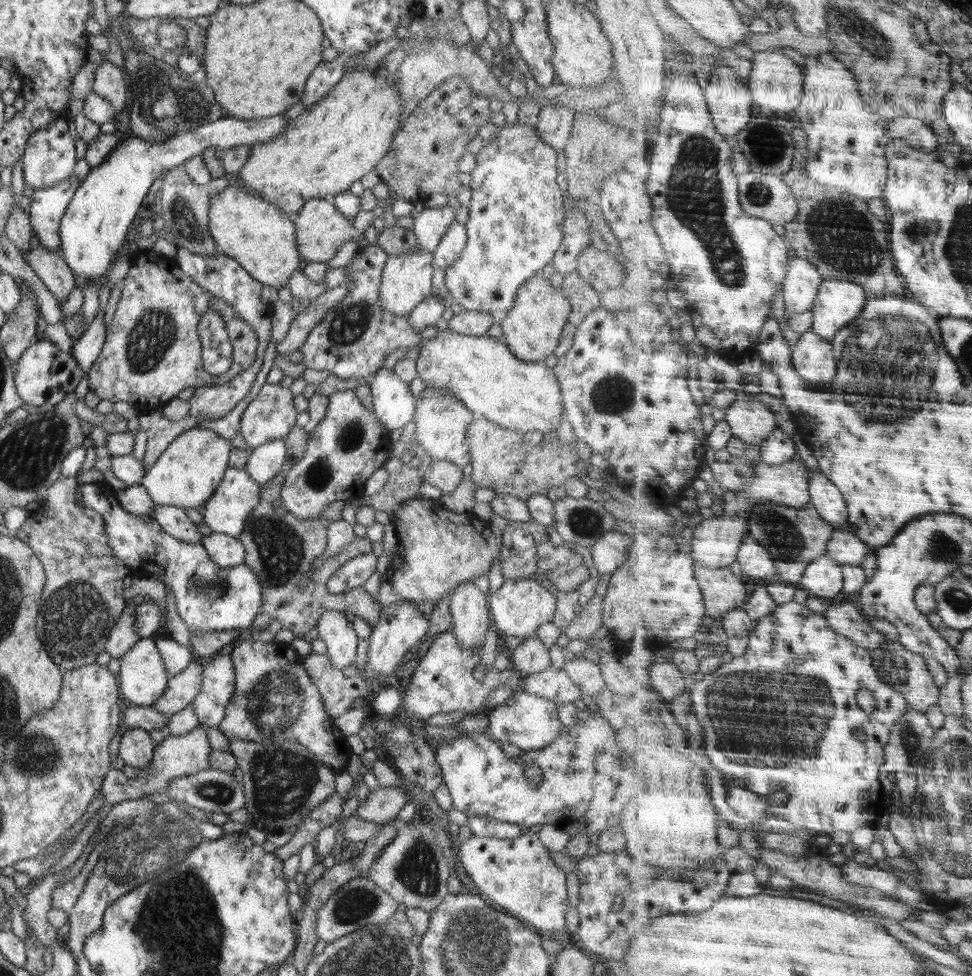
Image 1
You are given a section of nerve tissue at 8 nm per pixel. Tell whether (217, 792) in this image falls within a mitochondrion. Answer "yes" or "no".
yes

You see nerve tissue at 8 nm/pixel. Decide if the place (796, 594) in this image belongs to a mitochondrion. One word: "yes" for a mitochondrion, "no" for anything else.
no

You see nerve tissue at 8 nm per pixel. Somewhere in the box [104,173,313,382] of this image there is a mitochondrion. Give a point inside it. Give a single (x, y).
(152, 333)

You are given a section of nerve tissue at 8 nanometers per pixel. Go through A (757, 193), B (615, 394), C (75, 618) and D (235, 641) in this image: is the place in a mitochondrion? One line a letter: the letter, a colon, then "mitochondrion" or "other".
A: mitochondrion
B: mitochondrion
C: mitochondrion
D: other

